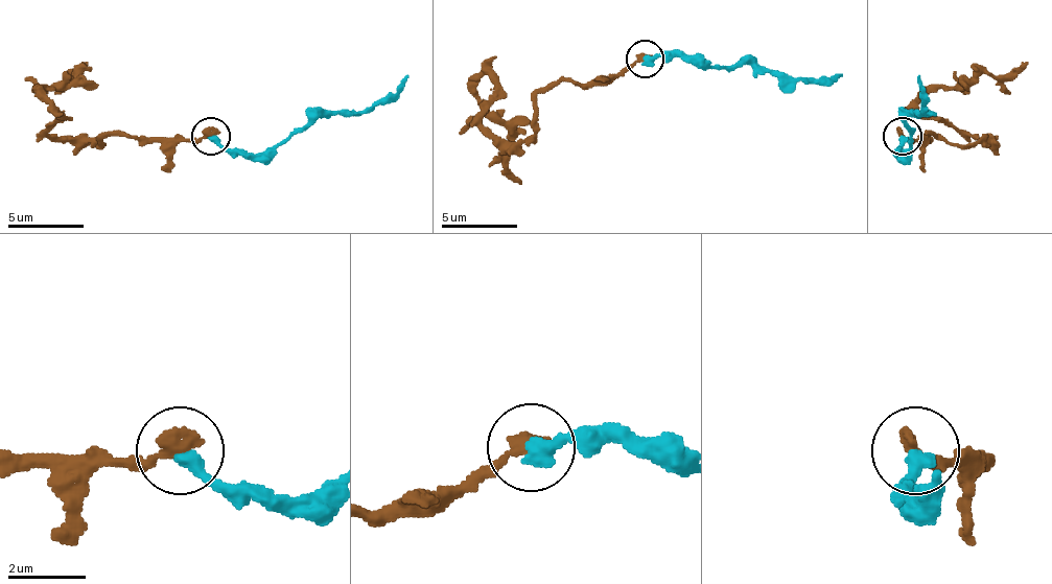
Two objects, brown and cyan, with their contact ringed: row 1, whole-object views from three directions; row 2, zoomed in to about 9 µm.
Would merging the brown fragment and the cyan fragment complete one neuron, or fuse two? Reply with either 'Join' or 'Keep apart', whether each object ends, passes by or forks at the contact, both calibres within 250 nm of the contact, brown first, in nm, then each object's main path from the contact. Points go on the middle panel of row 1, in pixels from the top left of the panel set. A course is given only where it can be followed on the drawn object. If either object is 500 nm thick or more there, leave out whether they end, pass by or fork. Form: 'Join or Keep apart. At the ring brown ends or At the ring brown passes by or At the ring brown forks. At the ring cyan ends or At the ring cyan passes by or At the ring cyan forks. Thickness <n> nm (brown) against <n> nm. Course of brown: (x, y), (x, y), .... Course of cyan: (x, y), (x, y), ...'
Keep apart. At the ring brown ends. At the ring cyan ends. Thickness 360 nm (brown) against 440 nm. Course of brown: (646, 60), (546, 86), (532, 132), (501, 143), (483, 74), (474, 94), (509, 132), (520, 185). Course of cyan: (646, 60), (664, 55), (706, 60), (714, 67), (752, 67), (817, 78), (843, 74)

